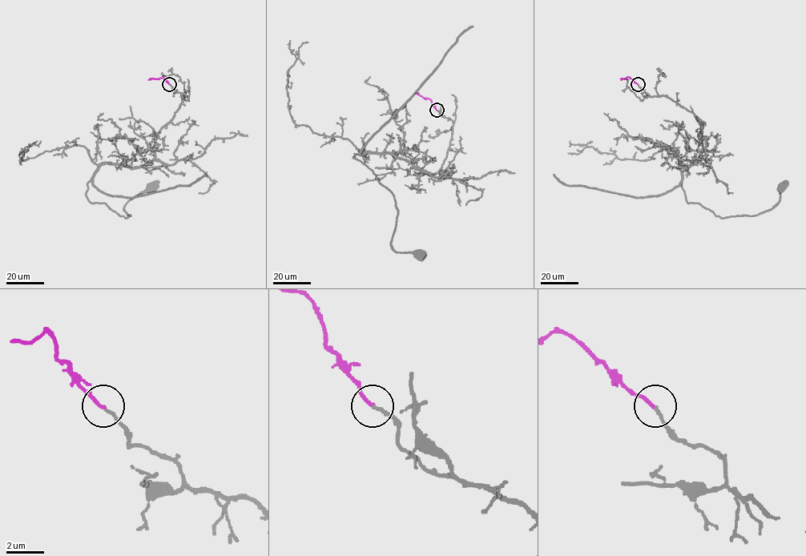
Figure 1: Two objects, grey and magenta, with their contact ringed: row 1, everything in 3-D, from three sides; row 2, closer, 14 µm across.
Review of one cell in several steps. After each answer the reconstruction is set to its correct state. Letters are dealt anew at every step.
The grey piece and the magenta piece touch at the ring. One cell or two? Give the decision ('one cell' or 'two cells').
one cell

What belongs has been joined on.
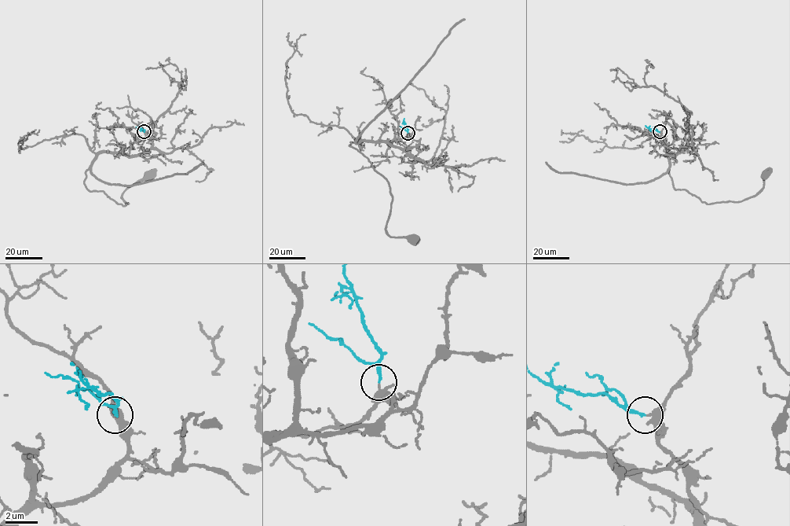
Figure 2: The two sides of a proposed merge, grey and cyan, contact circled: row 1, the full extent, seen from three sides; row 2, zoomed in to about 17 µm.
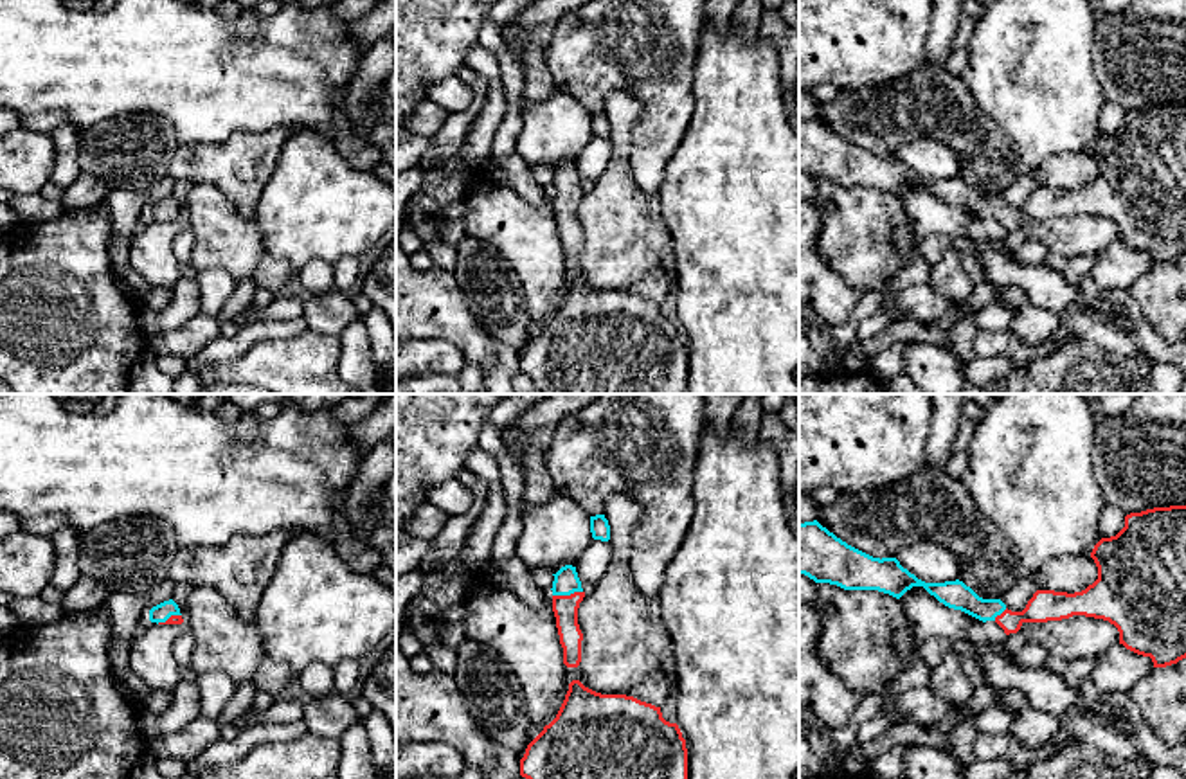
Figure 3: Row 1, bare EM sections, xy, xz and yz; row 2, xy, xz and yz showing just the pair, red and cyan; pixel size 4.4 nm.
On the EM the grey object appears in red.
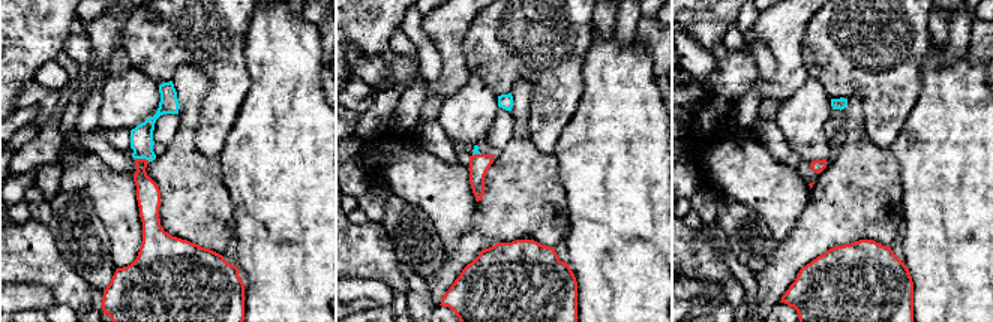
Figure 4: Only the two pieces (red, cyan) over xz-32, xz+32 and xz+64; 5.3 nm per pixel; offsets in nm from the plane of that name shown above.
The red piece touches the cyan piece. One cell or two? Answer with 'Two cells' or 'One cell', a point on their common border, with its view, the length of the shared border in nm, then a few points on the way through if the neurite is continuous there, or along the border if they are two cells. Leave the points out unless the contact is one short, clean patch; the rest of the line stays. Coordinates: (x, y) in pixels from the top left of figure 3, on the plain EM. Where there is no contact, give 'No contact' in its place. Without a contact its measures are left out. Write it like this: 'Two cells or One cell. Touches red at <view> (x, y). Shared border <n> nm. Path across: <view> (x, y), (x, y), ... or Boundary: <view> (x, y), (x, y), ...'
One cell. Touches red at xz (567, 193). Shared border 140 nm. Path across: xz (566, 204), (567, 193), (566, 179)

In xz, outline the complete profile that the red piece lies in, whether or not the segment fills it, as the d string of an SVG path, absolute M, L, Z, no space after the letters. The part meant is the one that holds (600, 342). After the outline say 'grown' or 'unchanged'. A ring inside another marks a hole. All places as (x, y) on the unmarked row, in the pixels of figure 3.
M572 277L556 315L527 342L520 372L540 394L687 394L687 345L678 322L666 318L660 304L626 291L601 291Z | unchanged

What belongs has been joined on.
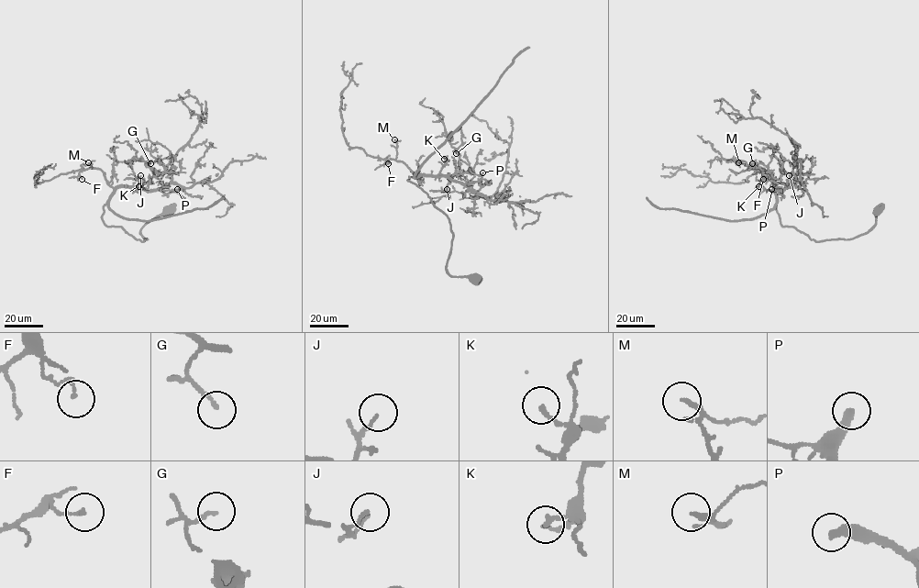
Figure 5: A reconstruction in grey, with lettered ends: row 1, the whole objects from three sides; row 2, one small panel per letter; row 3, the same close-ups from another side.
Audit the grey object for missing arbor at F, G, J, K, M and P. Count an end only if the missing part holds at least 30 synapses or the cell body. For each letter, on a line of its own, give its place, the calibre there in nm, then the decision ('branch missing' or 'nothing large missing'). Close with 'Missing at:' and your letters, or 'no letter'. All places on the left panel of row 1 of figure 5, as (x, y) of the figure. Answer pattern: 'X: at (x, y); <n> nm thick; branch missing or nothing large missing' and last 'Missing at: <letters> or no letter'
F: at (82, 179); 140 nm thick; nothing large missing
G: at (150, 163); 120 nm thick; nothing large missing
J: at (140, 175); 90 nm thick; nothing large missing
K: at (138, 186); 170 nm thick; nothing large missing
M: at (88, 162); 130 nm thick; nothing large missing
P: at (177, 189); 360 nm thick; branch missing
Missing at: P

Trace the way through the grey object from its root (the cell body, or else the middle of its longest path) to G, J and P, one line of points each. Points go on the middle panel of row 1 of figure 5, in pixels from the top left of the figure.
G: (435, 176), (453, 175), (459, 171), (459, 157), (455, 149), (456, 153)
J: (435, 176), (447, 176), (448, 183), (444, 191), (447, 189)
P: (435, 176), (447, 176), (467, 184), (478, 181), (482, 172)

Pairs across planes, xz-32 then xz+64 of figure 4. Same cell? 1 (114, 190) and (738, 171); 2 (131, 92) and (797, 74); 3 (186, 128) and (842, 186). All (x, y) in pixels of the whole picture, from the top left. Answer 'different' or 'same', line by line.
1: same
2: different
3: same

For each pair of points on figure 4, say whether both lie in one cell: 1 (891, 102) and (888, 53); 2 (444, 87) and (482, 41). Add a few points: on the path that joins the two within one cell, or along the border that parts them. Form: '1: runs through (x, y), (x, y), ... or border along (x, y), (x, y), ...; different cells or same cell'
1: runs through (888, 90), (885, 65); same cell
2: border along (468, 24), (464, 56), (473, 74); different cells

